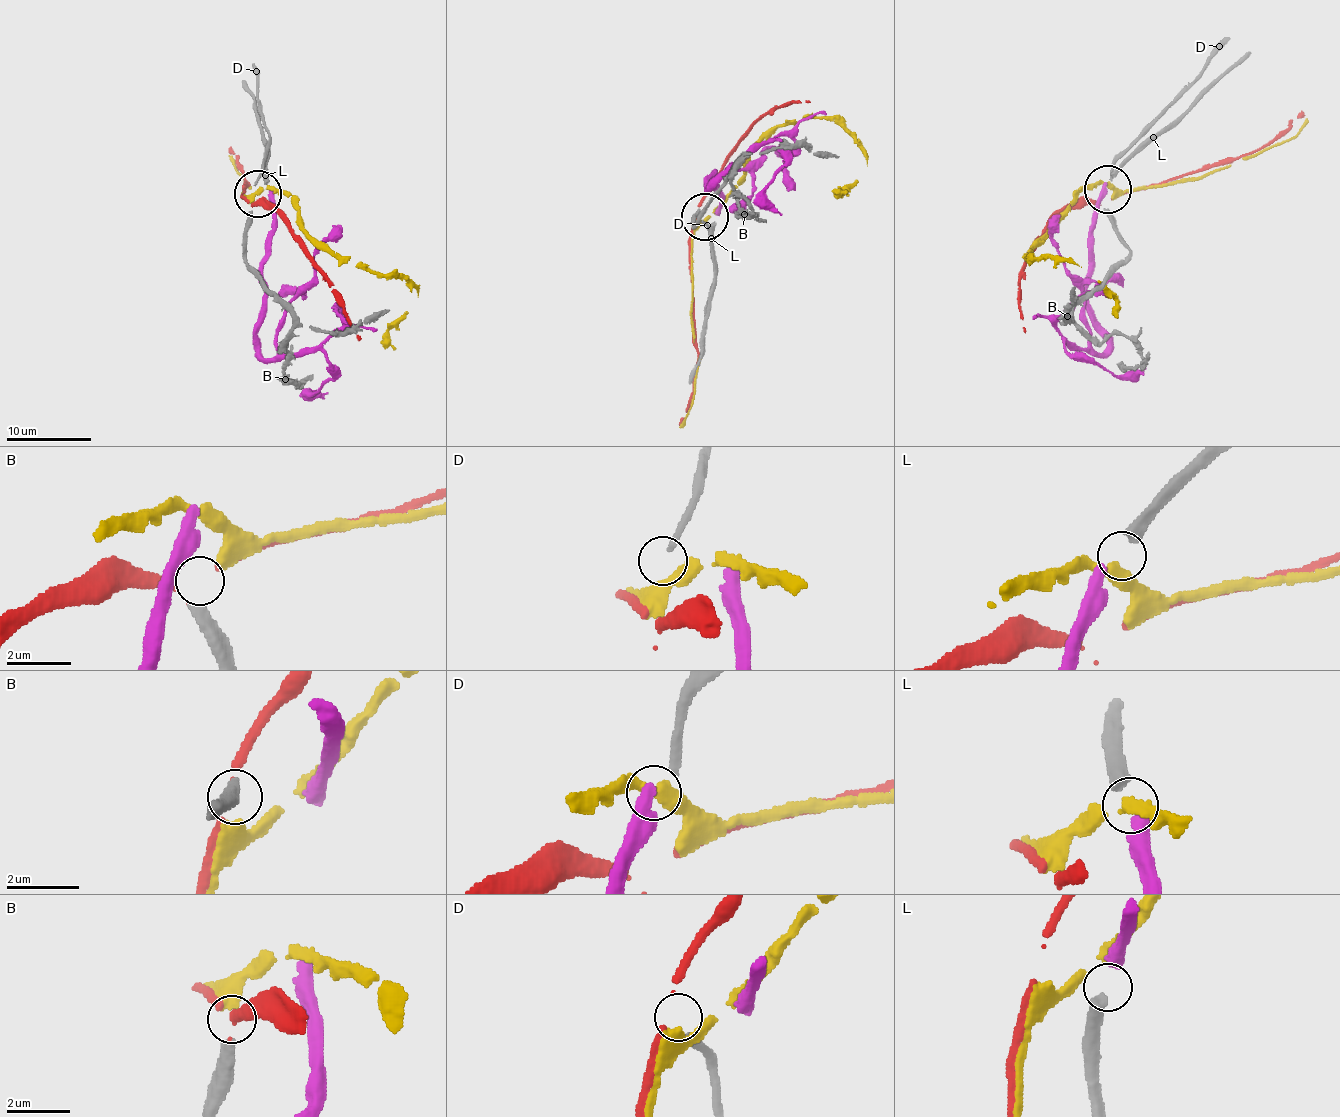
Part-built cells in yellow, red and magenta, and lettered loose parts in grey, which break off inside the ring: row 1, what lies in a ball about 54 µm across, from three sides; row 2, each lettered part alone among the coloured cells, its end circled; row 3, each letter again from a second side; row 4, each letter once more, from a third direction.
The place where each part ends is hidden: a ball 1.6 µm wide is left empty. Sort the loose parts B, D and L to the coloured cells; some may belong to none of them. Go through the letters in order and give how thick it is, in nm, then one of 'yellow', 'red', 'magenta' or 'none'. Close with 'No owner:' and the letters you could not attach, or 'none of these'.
B: 400 nm | red
D: 220 nm | none
L: 400 nm | magenta
No owner: D

